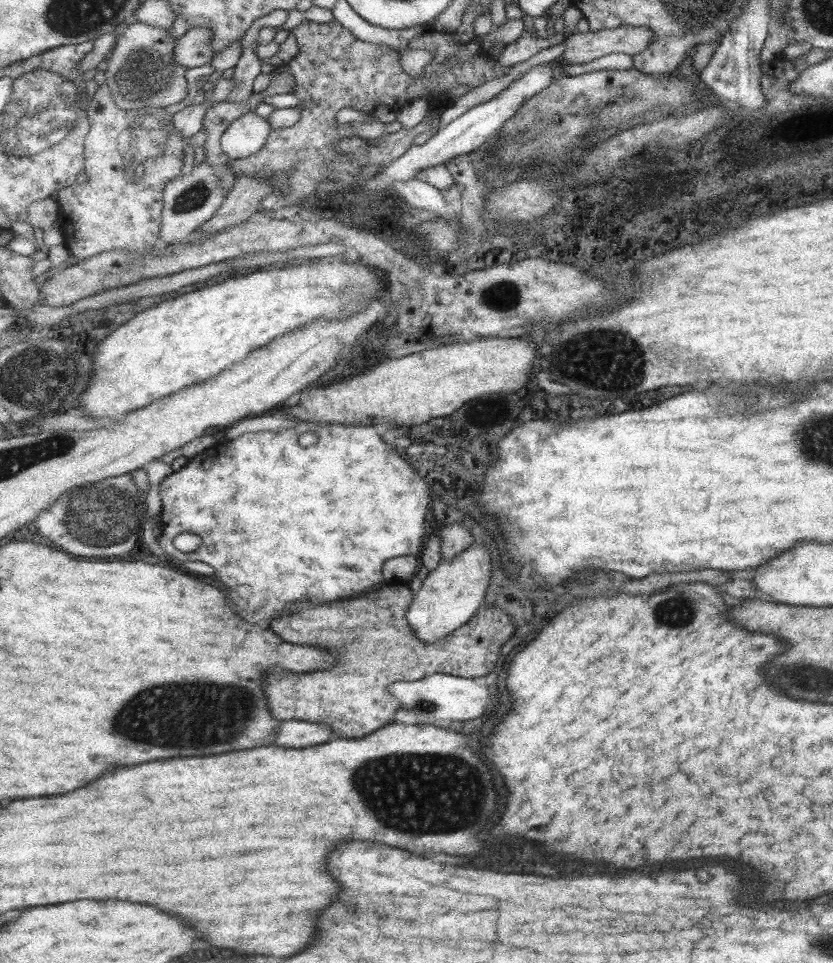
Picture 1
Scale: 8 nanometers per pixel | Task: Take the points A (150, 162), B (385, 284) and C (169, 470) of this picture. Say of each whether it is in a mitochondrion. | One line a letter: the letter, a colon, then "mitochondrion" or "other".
A: mitochondrion
B: other
C: other

